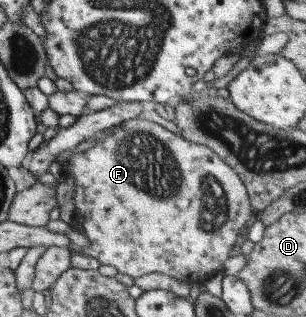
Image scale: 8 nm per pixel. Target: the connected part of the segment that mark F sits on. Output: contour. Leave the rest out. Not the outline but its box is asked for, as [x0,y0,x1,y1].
[61,117,255,283]

